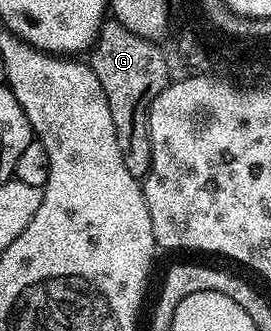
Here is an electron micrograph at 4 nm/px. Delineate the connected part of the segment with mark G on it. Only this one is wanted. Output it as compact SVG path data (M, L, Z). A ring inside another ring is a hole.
M107 19L89 50L91 70L101 83L101 91L105 91L109 115L113 115L113 127L117 131L117 147L121 151L121 159L125 159L125 167L129 167L133 176L140 179L147 176L151 166L147 112L153 99L161 95L163 80L169 74L163 67L168 58L159 48L156 42L129 31L121 22Z

